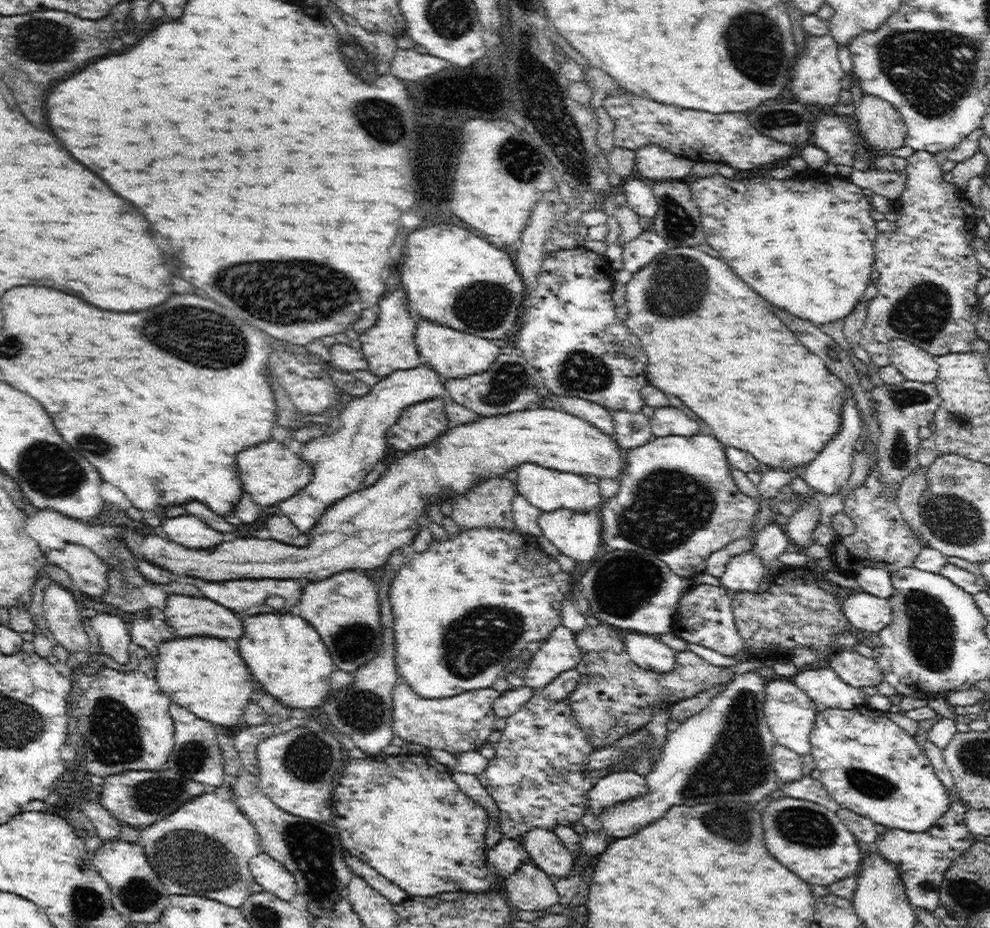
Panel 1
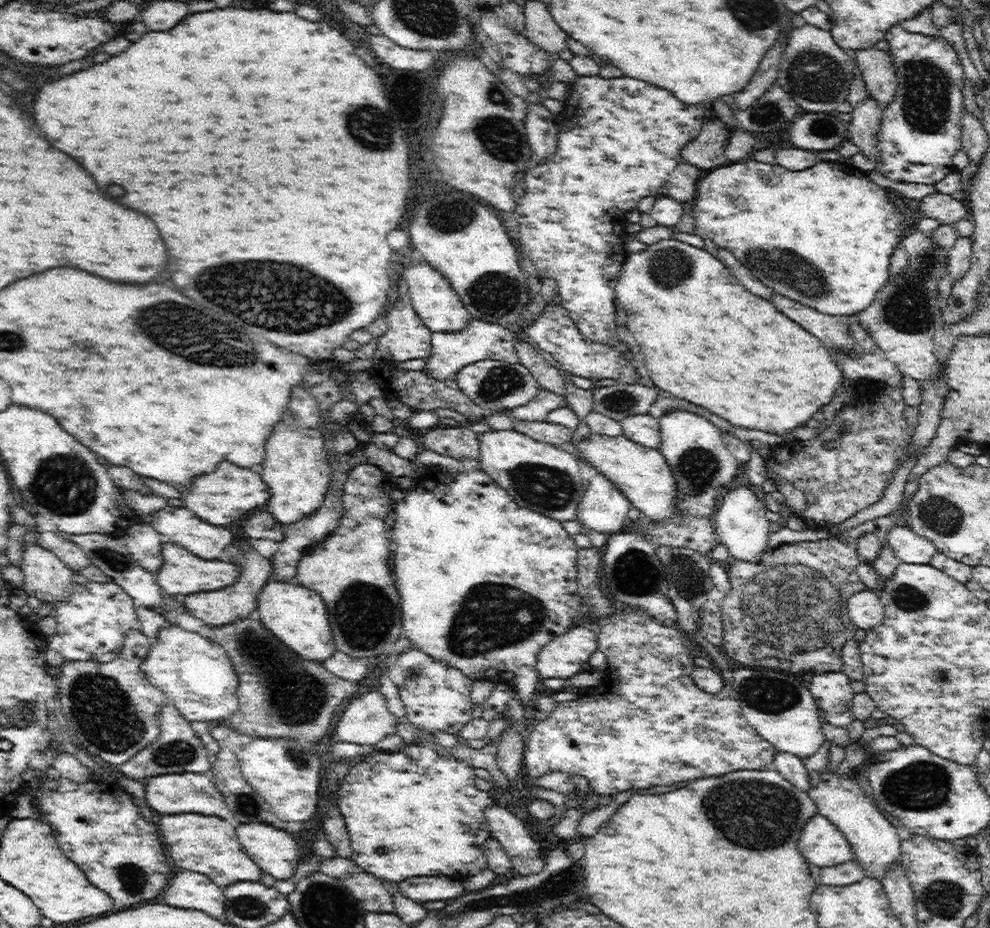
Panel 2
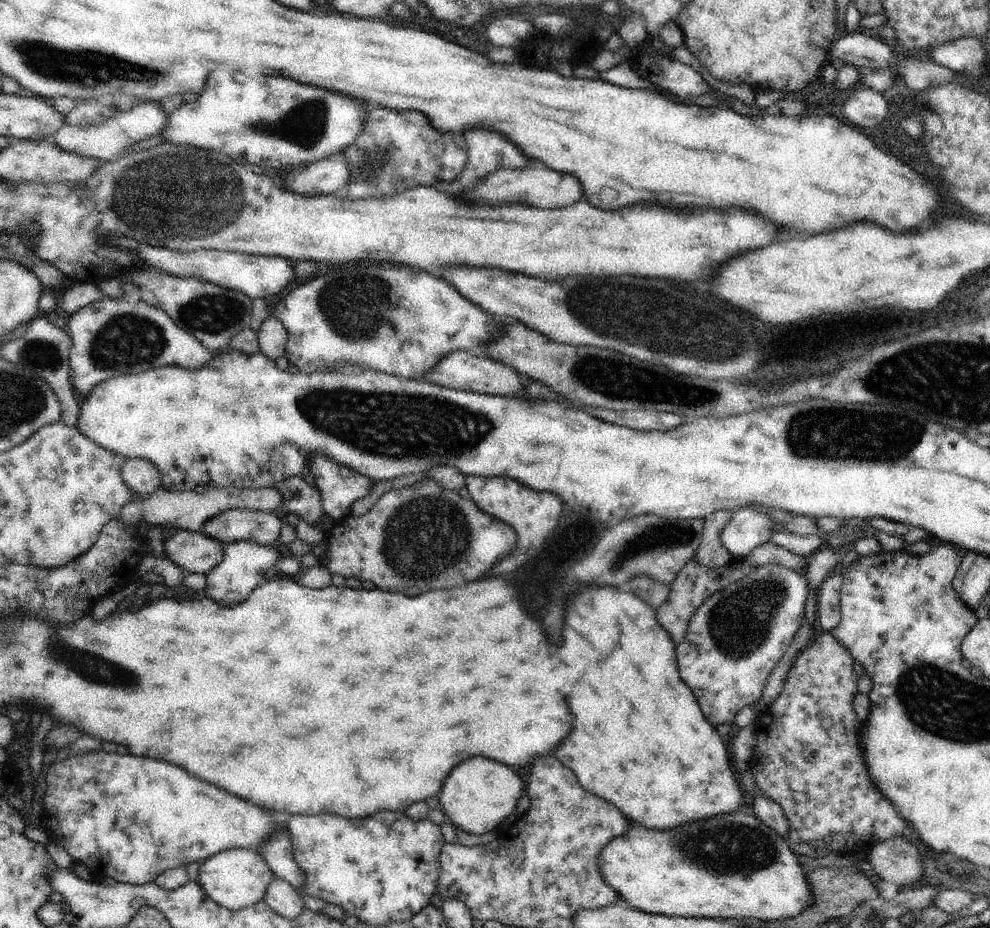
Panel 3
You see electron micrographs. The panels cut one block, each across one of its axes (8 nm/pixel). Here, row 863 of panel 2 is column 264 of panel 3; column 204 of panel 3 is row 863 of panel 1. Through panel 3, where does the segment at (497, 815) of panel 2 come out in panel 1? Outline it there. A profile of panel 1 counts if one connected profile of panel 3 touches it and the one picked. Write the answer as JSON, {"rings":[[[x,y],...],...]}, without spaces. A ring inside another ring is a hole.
{"rings":[[[532,859],[524,861],[504,882],[509,905],[519,910],[546,910],[559,903],[553,878]]]}

